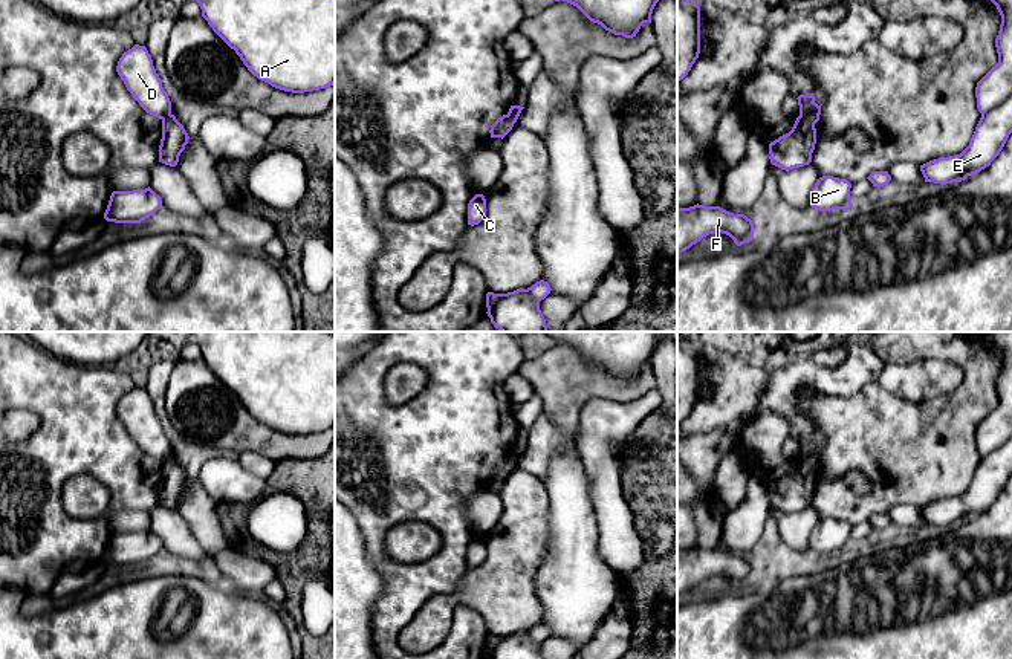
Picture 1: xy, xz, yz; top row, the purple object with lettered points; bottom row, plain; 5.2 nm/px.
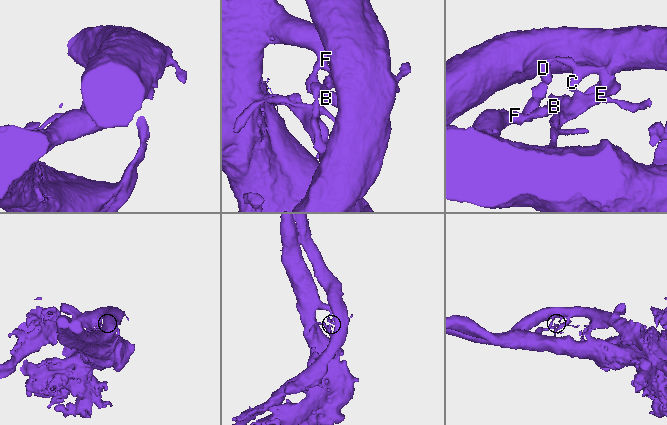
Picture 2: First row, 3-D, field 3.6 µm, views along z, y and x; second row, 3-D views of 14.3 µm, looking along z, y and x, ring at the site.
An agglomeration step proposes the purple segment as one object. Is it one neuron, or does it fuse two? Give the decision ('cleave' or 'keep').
cleave

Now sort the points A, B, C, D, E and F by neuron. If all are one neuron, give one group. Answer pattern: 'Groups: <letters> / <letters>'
Groups: A C D / B E F

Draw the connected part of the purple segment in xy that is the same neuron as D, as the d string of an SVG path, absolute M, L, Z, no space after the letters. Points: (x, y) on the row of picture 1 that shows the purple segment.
M135 44L124 52L118 61L116 72L147 113L162 121L171 115L171 101L162 87L145 46Z

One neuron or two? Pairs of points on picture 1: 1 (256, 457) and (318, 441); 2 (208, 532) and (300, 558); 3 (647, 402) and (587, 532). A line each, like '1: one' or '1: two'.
1: two
2: two
3: two

